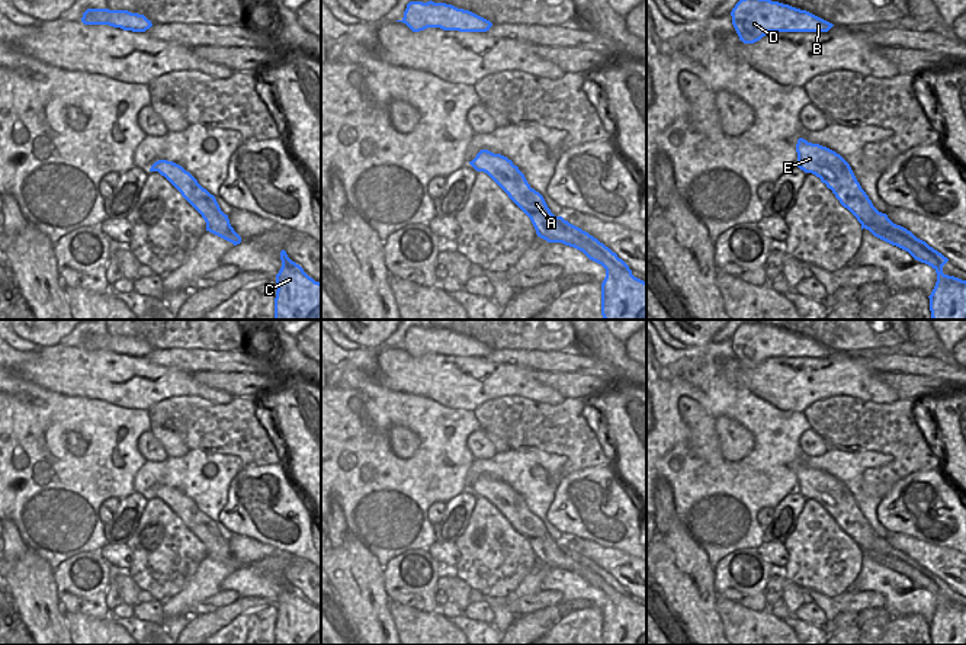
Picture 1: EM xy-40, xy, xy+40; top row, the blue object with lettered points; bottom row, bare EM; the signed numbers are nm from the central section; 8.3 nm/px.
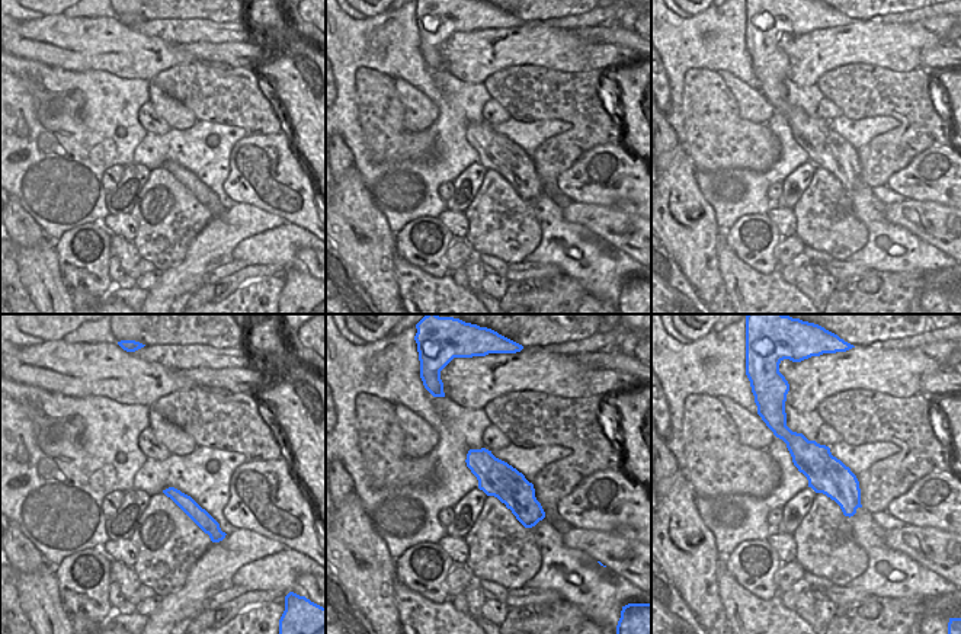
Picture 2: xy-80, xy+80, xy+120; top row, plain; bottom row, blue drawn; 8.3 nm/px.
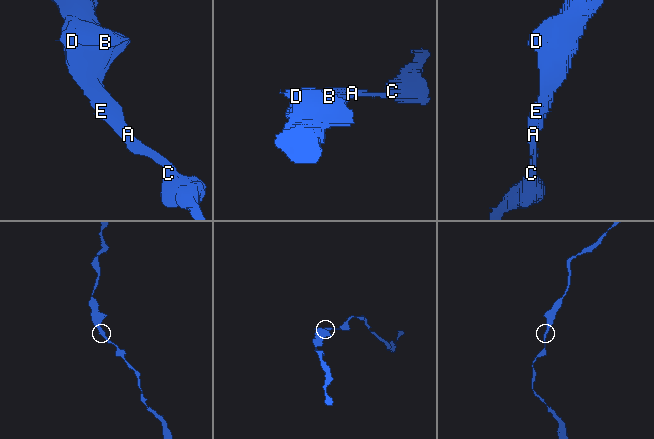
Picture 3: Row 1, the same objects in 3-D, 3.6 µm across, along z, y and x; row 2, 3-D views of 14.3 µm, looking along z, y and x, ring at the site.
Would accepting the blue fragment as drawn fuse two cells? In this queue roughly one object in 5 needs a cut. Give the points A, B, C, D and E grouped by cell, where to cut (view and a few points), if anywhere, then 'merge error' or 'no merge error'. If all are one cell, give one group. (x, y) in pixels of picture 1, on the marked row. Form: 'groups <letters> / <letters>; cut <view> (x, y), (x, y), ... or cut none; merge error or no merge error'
groups A B C D E; cut none; no merge error

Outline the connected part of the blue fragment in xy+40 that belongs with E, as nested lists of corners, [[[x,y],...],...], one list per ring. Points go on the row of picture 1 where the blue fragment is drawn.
[[[803,138],[797,139],[796,153],[797,167],[819,177],[840,203],[857,218],[861,230],[869,230],[874,237],[908,251],[915,260],[935,270],[937,282],[928,296],[933,320],[966,320],[966,280],[943,273],[947,257],[879,212],[840,154]]]

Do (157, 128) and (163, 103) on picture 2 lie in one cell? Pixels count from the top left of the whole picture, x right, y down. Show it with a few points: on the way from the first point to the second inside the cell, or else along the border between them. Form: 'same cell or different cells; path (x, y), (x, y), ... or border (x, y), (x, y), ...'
different cells; border (150, 101), (154, 111), (170, 127)

